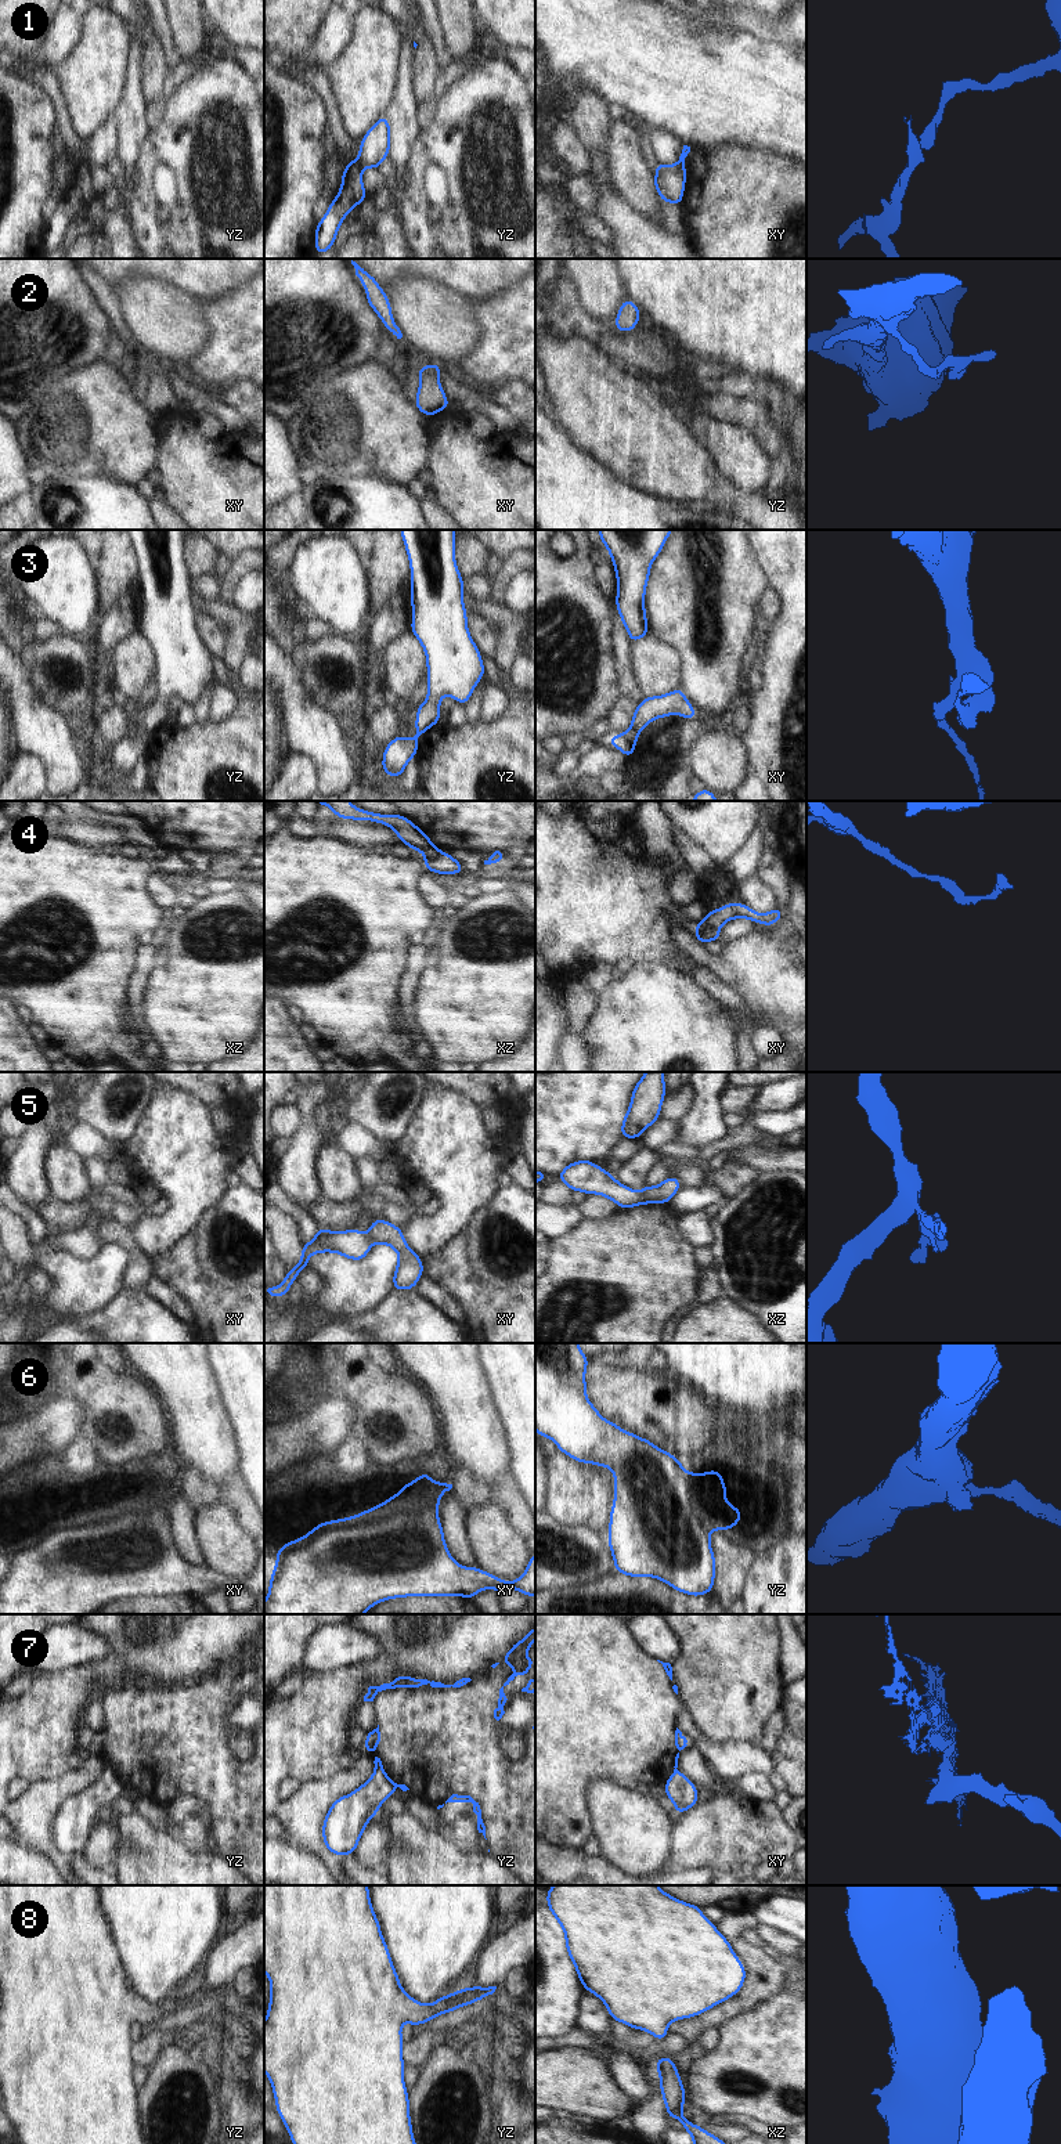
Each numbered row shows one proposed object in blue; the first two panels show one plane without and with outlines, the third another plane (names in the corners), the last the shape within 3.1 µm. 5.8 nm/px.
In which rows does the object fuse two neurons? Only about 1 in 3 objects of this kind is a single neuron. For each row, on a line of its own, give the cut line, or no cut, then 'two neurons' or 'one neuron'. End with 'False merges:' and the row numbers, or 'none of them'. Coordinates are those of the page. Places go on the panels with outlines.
1: cut in yz along (356, 161), (363, 166); two neurons
2: no cut; one neuron
3: cut in xy along (631, 726), (637, 735); two neurons
4: cut in xz along (441, 851), (436, 856), (426, 859); two neurons
5: cut in xz along (639, 1191), (646, 1202); two neurons
6: no cut; one neuron
7: cut in yz along (378, 1768), (382, 1769); two neurons
8: no cut; one neuron
False merges: 1, 3, 4, 5, 7

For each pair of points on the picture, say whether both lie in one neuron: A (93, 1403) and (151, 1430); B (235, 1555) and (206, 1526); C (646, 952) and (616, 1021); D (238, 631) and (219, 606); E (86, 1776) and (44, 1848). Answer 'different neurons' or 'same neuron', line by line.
A: same neuron
B: same neuron
C: different neurons
D: same neuron
E: same neuron

